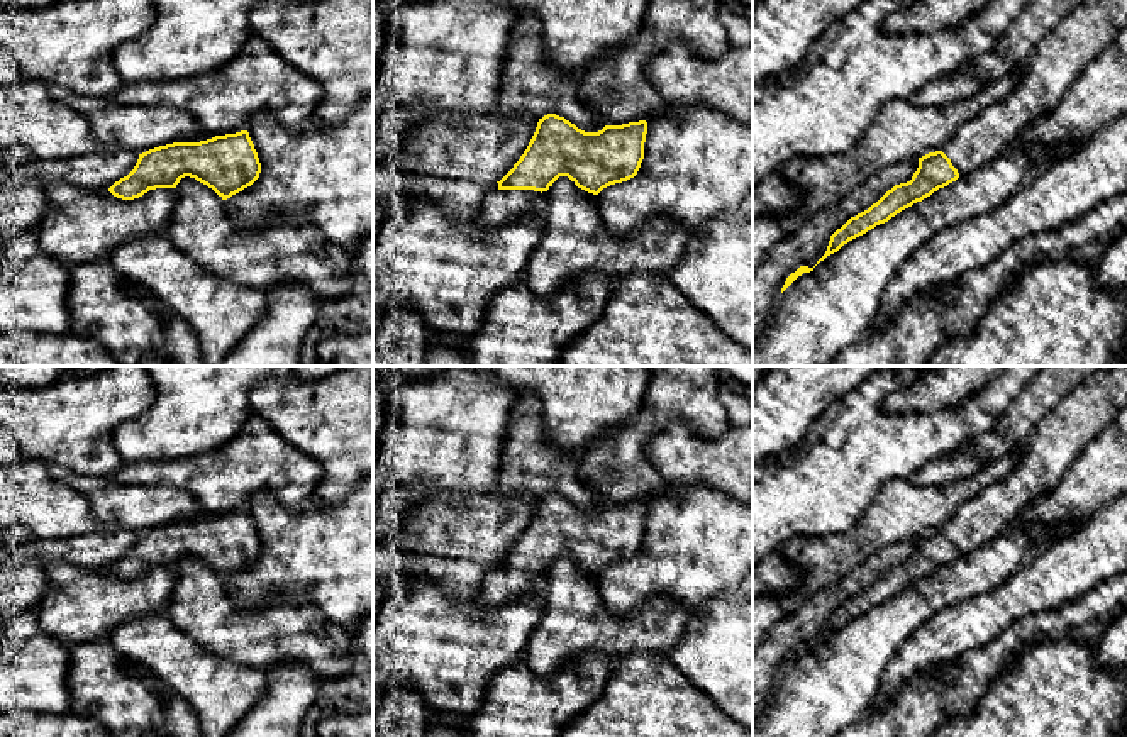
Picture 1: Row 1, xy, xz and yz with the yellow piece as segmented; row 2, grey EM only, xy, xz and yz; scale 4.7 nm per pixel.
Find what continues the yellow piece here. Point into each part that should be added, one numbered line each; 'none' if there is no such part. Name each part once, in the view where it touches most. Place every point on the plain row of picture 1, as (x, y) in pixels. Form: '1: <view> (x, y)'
1: xz (504, 587)

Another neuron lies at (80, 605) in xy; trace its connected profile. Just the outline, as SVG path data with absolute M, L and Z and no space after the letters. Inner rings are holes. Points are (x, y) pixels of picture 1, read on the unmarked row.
M69 562L44 566L47 588L36 608L41 629L68 647L108 637L125 620L168 613L176 588L175 568L122 579Z

